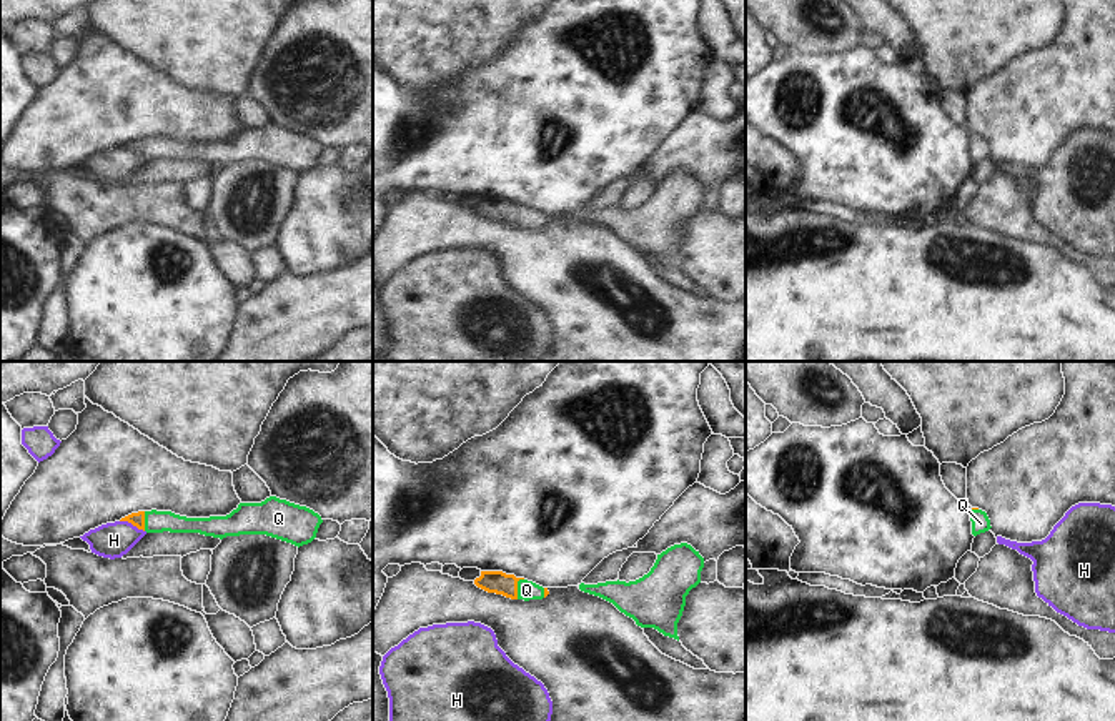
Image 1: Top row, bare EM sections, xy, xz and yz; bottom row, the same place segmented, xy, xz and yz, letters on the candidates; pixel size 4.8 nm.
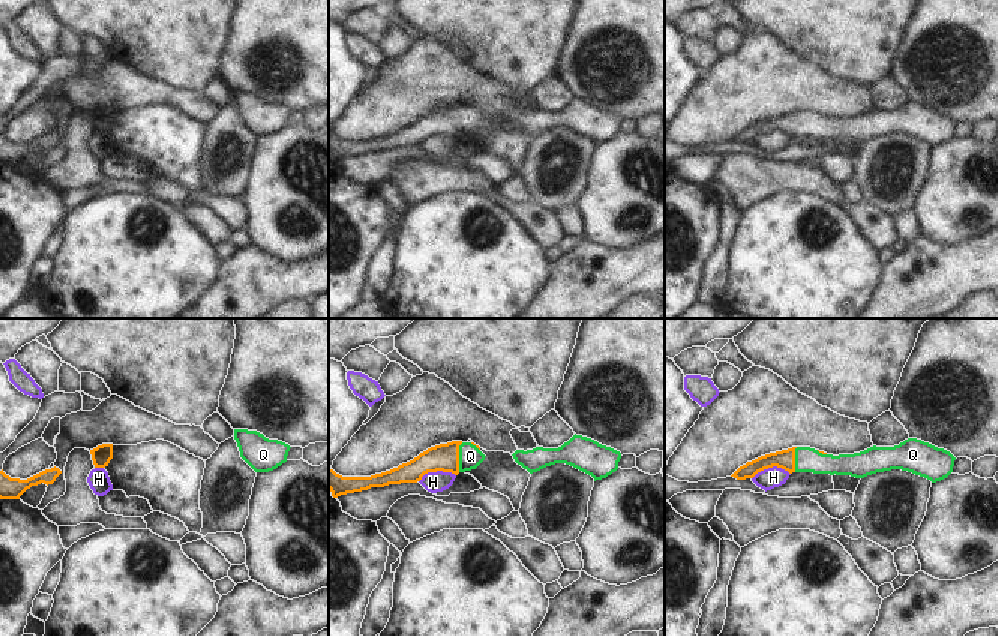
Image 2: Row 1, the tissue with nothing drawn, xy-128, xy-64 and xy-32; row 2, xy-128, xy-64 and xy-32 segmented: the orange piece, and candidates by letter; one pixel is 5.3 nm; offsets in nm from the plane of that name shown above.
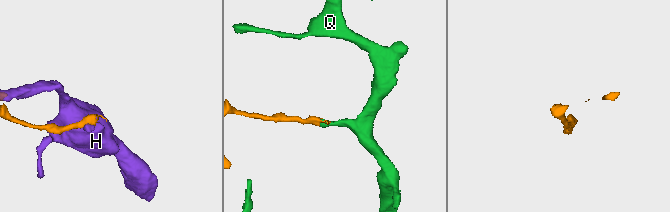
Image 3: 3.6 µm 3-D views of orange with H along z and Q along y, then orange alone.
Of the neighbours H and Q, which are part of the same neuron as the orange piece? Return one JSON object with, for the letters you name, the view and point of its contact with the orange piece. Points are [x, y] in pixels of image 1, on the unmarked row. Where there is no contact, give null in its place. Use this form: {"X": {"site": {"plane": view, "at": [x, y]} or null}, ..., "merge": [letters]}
{"Q": {"site": {"plane": "xz", "at": [516, 215]}}, "merge": ["Q"]}

